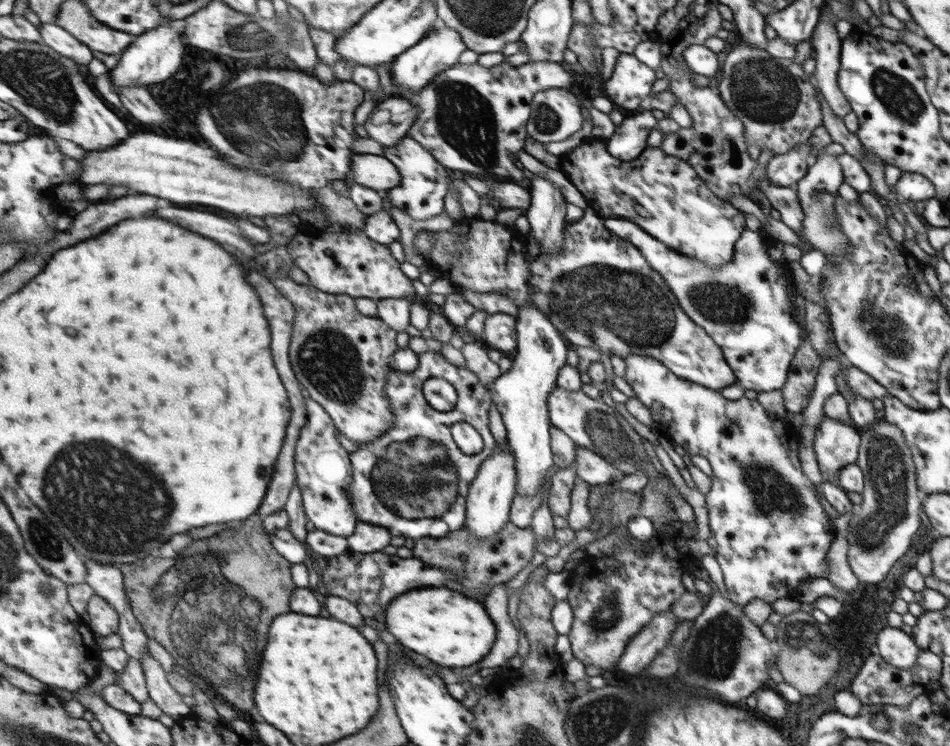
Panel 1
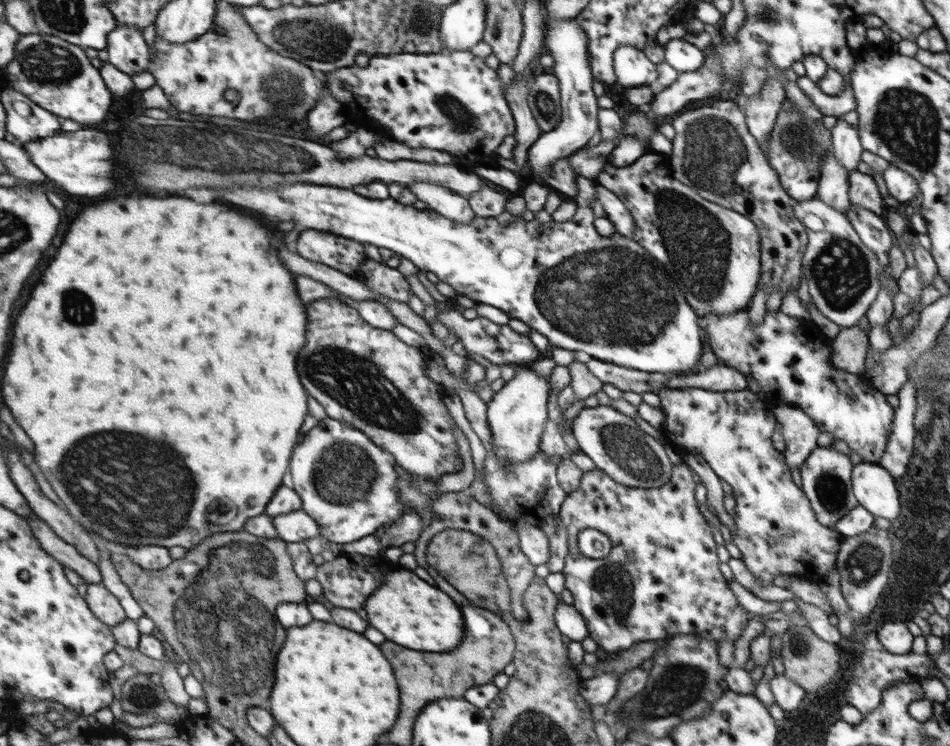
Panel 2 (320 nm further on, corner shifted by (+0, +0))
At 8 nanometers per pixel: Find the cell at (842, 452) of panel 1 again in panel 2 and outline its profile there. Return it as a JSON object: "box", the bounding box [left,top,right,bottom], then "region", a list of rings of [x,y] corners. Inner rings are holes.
{"box":[798,445,858,529],"region":[[[816,445],[798,469],[801,490],[808,495],[812,509],[815,511],[816,522],[823,527],[833,529],[841,517],[858,505],[851,485],[852,466],[848,455],[835,450],[832,445],[826,447]]]}

